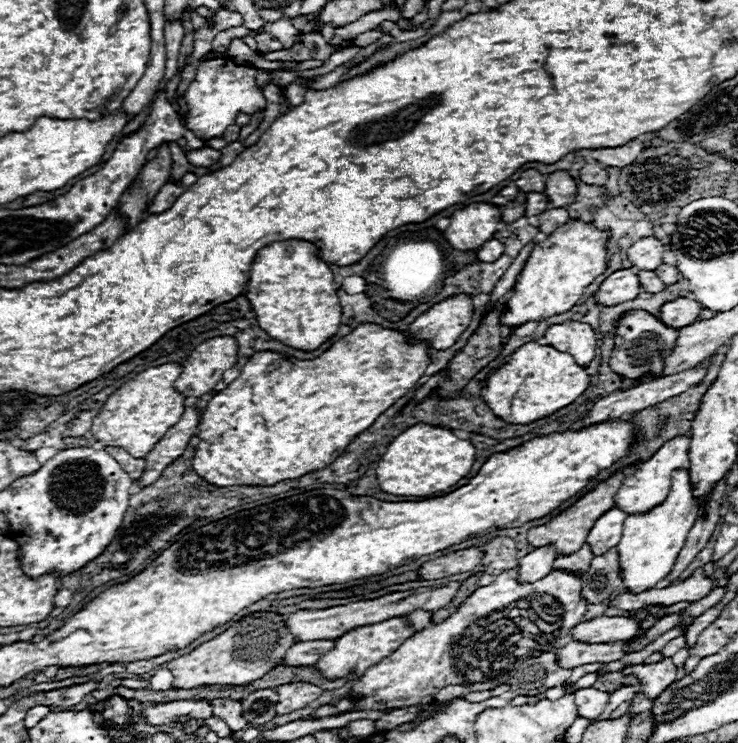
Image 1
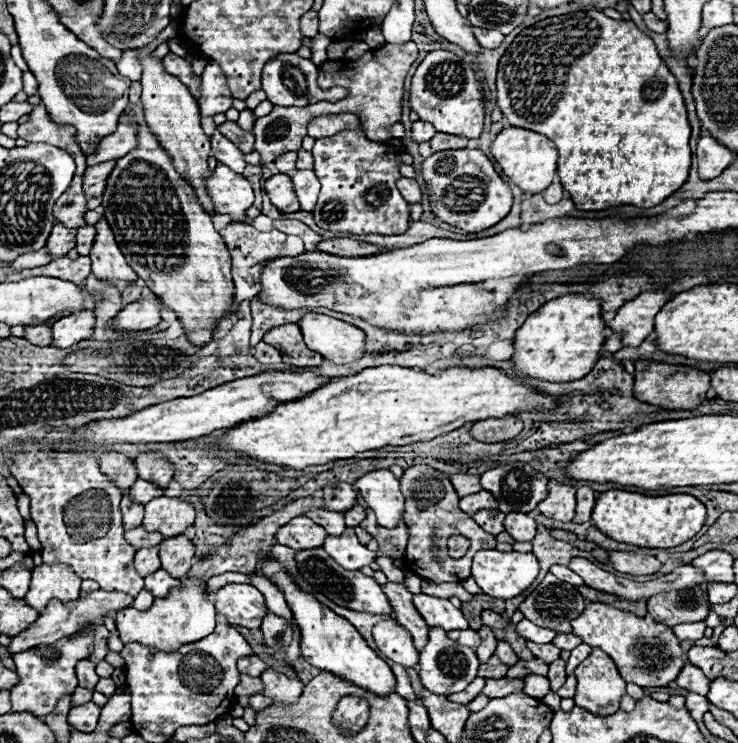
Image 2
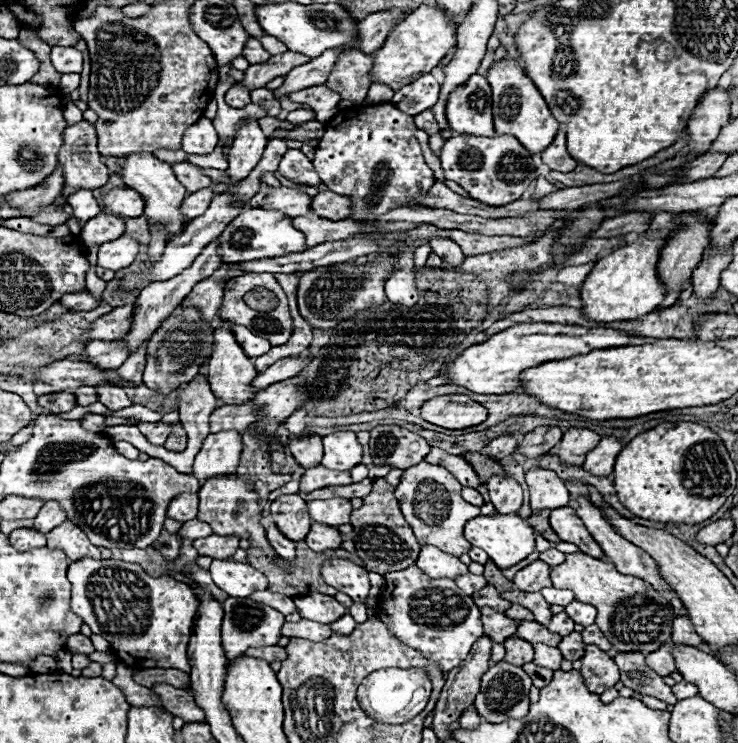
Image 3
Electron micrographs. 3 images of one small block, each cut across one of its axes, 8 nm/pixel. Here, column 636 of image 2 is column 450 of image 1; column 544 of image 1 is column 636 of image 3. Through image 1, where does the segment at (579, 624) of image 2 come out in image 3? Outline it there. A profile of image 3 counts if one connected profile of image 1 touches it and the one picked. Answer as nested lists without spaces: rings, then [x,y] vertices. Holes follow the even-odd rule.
[[[584,552],[566,554],[566,560],[558,566],[552,566],[550,578],[556,588],[568,588],[574,592],[578,602],[592,604],[598,610],[596,624],[608,636],[610,644],[616,652],[654,652],[672,636],[672,620],[674,612],[666,598],[662,598],[648,582],[622,574],[614,564],[592,558]],[[646,618],[646,620],[644,620]],[[664,618],[664,620],[650,620]]]

